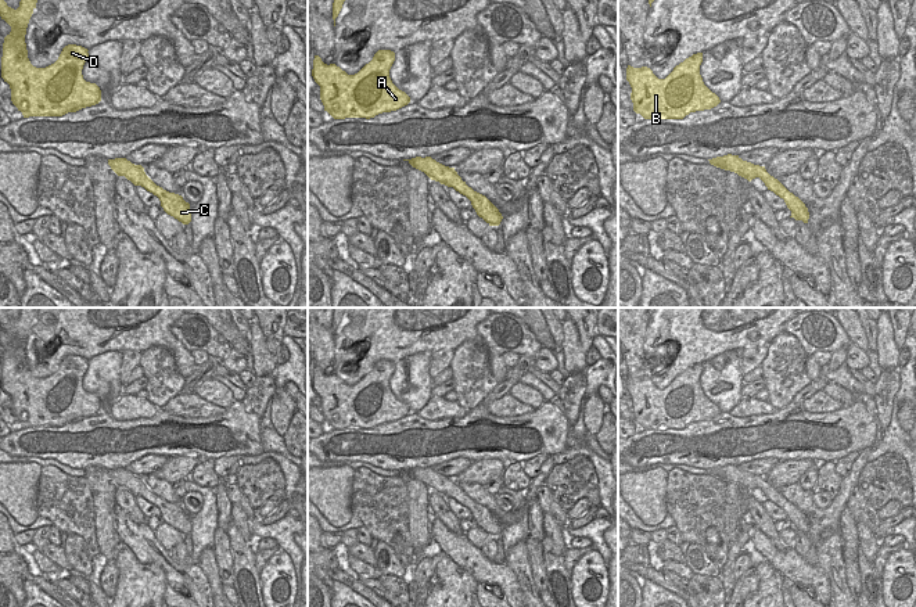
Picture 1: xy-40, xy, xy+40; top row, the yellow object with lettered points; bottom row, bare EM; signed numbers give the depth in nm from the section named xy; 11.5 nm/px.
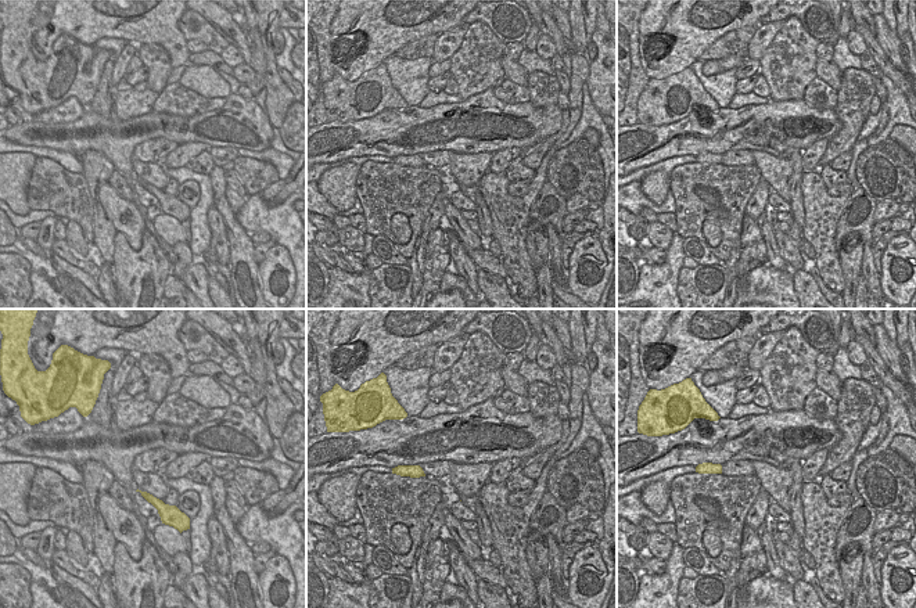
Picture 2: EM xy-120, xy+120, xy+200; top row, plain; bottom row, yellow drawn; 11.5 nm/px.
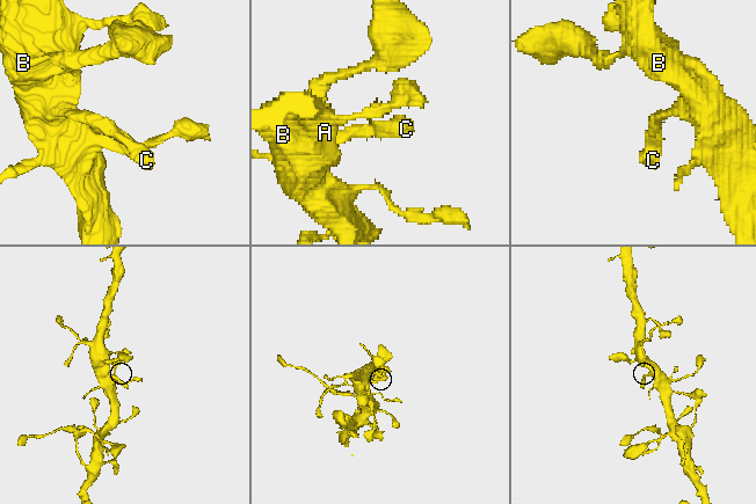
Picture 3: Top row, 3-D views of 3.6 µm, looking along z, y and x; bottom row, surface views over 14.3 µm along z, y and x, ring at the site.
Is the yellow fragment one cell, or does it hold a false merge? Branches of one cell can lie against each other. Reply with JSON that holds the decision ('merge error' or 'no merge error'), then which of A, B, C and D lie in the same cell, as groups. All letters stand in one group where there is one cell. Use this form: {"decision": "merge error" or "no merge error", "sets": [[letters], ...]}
{"decision": "no merge error", "sets": [["A", "B", "C", "D"]]}

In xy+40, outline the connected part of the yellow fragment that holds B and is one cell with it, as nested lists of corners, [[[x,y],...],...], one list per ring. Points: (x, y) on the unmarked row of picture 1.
[[[703,363],[693,364],[676,376],[665,389],[658,389],[647,377],[633,378],[628,376],[626,391],[632,398],[633,421],[644,430],[683,430],[690,423],[716,417],[721,410],[704,395],[700,385],[701,373]]]

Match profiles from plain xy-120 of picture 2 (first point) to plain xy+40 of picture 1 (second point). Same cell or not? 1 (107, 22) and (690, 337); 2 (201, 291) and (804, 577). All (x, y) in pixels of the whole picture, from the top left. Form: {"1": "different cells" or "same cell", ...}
{"1": "same cell", "2": "same cell"}

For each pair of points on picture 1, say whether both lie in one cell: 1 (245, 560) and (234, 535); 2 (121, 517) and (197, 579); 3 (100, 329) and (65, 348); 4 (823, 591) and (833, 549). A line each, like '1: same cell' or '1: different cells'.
1: same cell
2: same cell
3: same cell
4: different cells

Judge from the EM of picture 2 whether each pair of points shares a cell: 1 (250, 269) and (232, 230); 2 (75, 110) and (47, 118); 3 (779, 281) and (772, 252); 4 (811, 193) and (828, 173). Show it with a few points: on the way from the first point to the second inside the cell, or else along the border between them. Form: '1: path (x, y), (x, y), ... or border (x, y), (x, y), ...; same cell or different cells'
1: path (243, 259), (239, 240); same cell
2: path (68, 111), (54, 115); same cell
3: border (767, 261), (778, 269), (791, 272); different cells
4: border (816, 171), (828, 187); different cells

